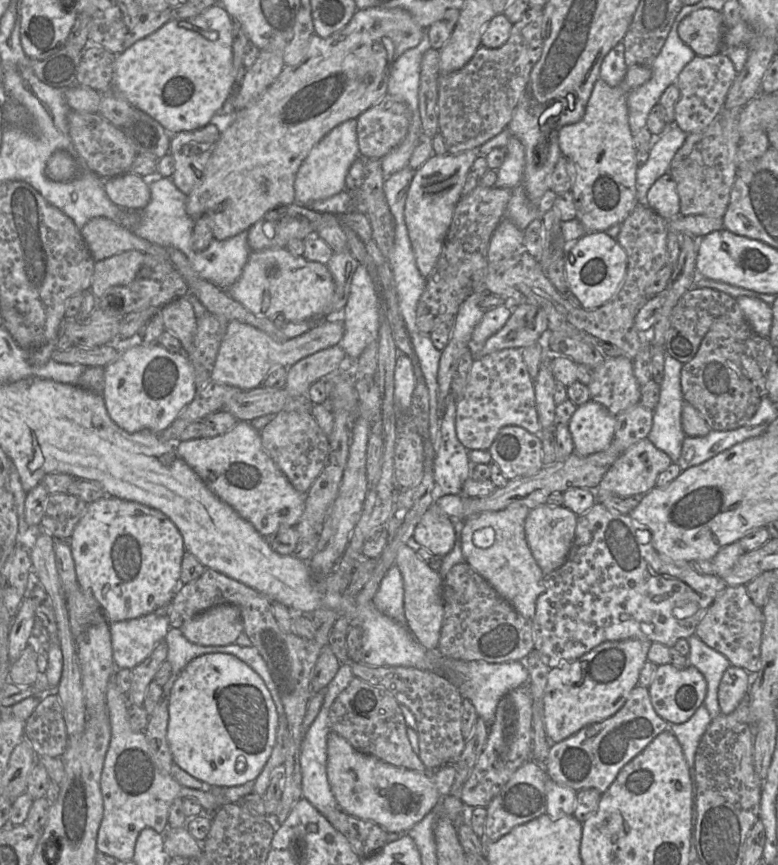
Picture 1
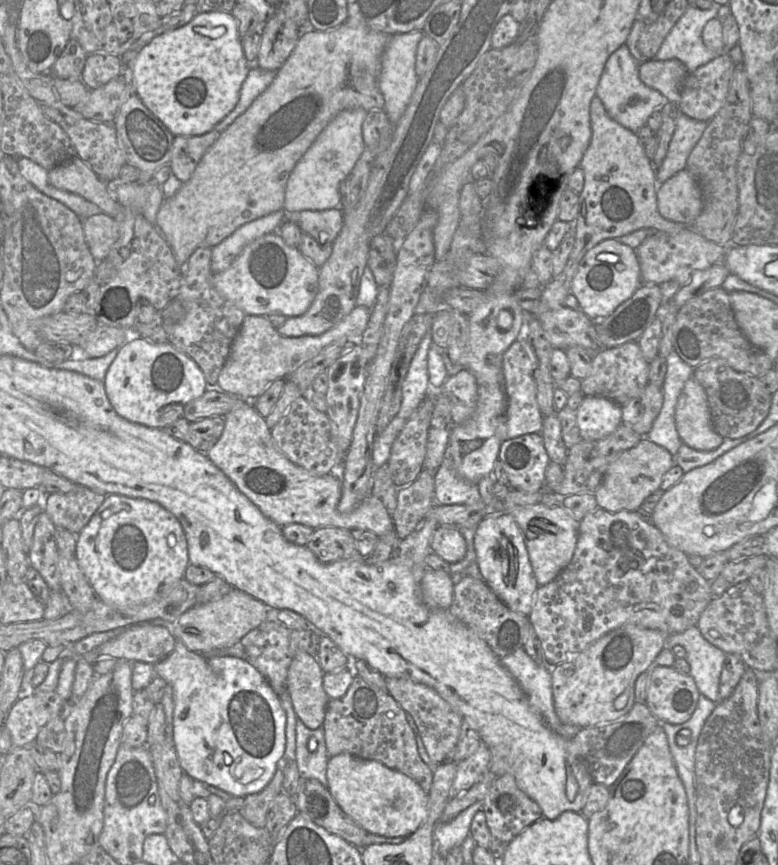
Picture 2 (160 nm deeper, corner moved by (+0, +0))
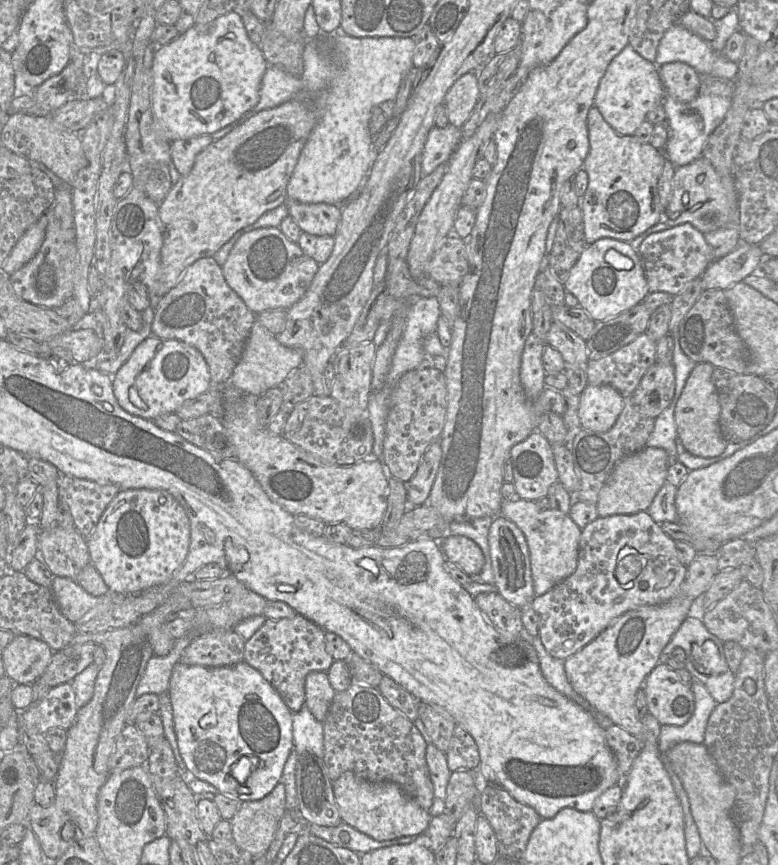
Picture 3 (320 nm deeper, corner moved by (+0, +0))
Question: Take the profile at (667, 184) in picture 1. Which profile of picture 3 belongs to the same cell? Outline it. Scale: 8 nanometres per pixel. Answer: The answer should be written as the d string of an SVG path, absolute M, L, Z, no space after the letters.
M702 156L675 168L670 201L663 212L663 221L670 227L689 223L706 234L723 227L736 210L739 210L738 197L732 174L720 178L711 163Z

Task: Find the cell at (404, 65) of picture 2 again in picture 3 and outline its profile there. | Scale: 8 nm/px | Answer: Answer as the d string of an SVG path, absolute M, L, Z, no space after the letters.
M311 5L305 12L303 33L309 40L303 51L301 76L292 76L277 67L268 66L262 78L257 105L238 120L210 135L213 140L218 140L258 112L275 108L291 100L313 104L319 111L319 120L301 150L287 185L287 200L304 204L340 205L363 185L372 167L377 154L373 146L373 133L370 130L372 109L383 102L395 101L403 78L414 69L412 56L415 40L412 37L352 37L341 32L322 34Z

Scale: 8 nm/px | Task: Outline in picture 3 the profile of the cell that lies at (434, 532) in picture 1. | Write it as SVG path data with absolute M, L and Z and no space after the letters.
M447 535L441 541L444 559L456 564L468 575L479 574L485 559L481 548L471 539L460 535Z

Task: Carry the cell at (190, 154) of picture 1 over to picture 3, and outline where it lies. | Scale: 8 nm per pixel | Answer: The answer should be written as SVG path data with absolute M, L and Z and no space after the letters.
M210 134L181 138L172 141L171 158L179 174L188 174L194 165L196 156L212 141L213 138Z

